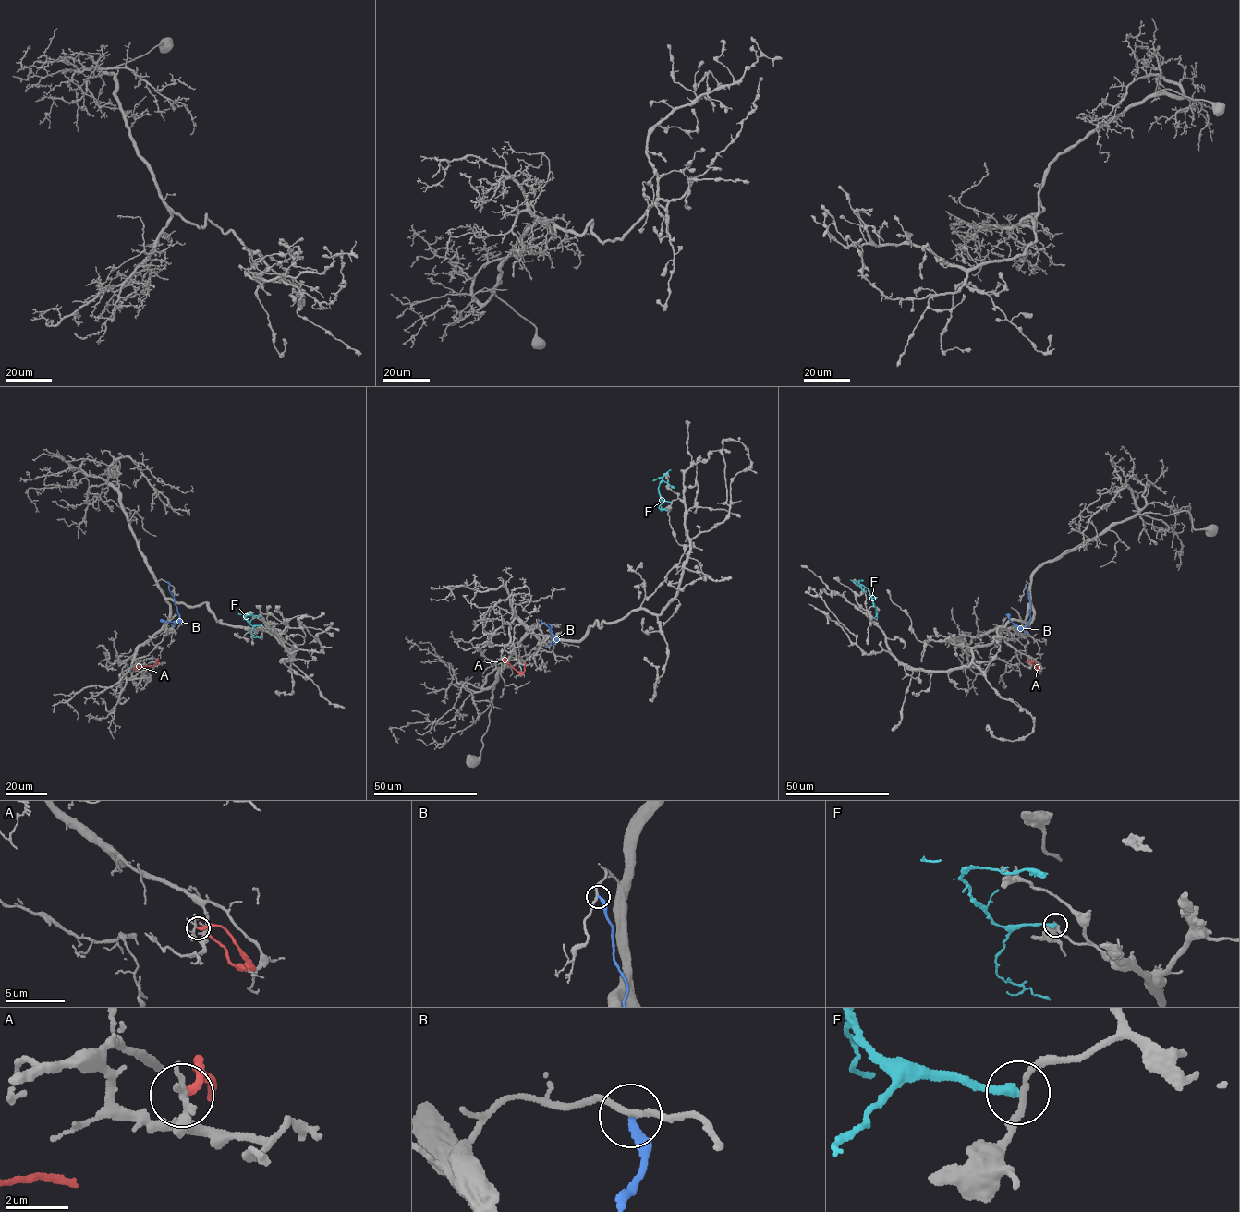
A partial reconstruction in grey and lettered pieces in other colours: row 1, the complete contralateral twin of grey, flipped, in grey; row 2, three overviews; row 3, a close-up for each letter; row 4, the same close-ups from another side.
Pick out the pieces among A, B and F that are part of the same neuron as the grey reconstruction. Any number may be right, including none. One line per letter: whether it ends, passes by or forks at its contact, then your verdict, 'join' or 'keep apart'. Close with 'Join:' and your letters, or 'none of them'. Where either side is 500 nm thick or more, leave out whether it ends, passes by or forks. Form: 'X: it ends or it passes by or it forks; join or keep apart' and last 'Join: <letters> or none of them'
A: it ends; keep apart
B: it ends; keep apart
F: it ends; keep apart
Join: none of them

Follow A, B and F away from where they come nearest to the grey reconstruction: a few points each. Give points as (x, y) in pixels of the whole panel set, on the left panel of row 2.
A: (156, 660), (151, 666), (138, 667), (134, 670)
B: (167, 582), (179, 619), (160, 621)
F: (261, 625), (252, 625), (245, 617), (253, 612)

